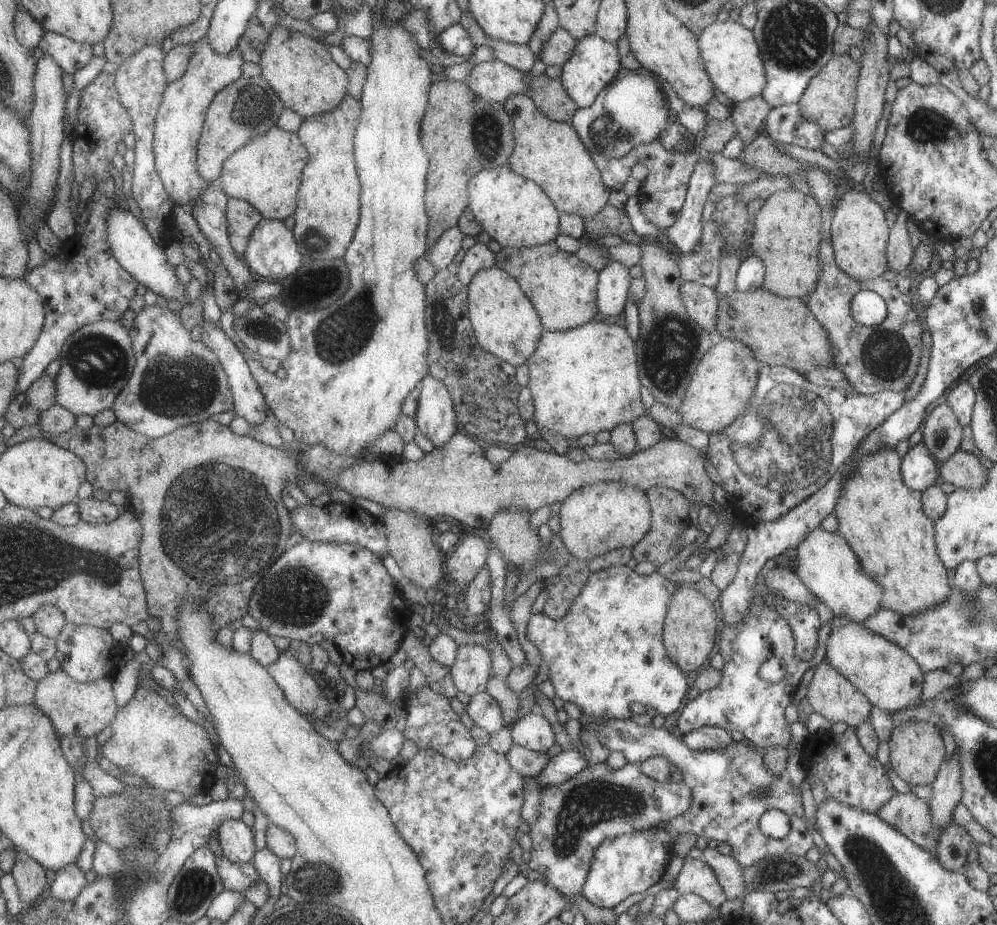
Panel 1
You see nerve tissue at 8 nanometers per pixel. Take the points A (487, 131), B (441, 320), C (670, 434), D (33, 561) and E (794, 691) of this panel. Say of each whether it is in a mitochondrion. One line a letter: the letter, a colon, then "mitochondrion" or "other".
A: mitochondrion
B: mitochondrion
C: other
D: mitochondrion
E: other

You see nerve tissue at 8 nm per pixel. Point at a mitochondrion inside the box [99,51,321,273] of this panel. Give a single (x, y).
(250, 102)

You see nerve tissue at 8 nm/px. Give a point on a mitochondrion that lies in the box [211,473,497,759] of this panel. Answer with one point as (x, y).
(296, 595)

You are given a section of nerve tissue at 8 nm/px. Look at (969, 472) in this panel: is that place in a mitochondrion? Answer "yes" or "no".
no

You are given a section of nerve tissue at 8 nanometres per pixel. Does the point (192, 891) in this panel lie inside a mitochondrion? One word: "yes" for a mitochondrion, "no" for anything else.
yes

